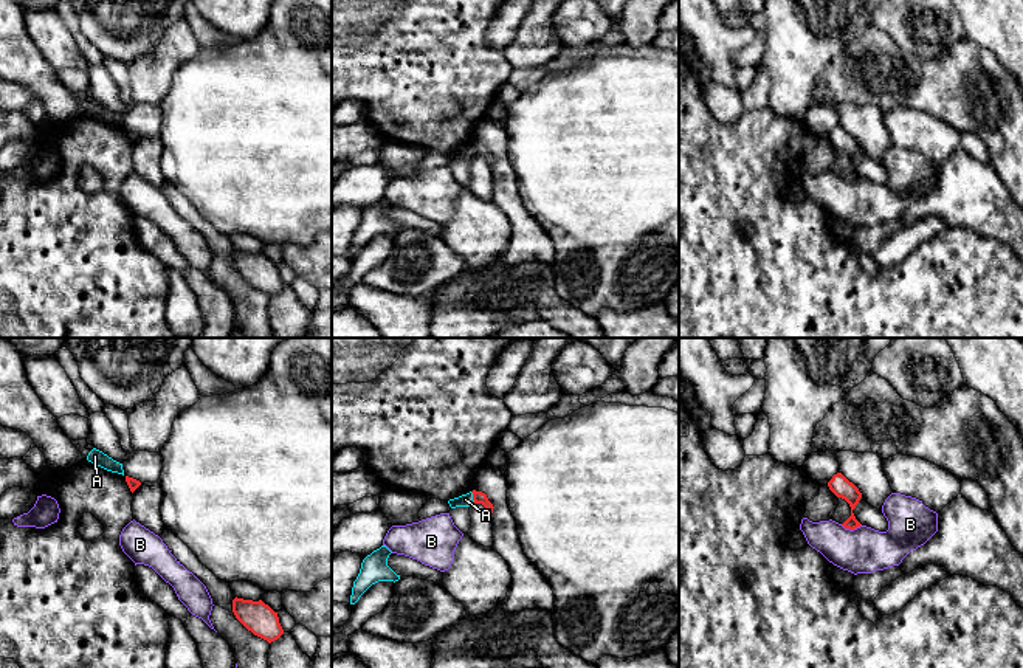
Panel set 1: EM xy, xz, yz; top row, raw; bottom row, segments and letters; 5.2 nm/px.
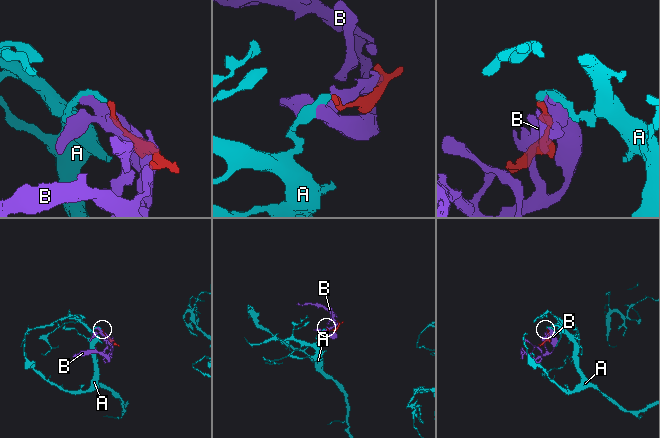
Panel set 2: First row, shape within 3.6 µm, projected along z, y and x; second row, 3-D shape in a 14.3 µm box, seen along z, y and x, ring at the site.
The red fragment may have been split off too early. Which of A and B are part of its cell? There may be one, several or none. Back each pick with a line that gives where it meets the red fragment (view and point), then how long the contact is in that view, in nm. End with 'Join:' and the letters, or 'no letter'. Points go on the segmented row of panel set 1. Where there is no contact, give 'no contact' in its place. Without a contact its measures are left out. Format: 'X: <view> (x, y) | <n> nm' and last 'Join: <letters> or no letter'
A: xz (473, 498) | 70 nm
Join: A

